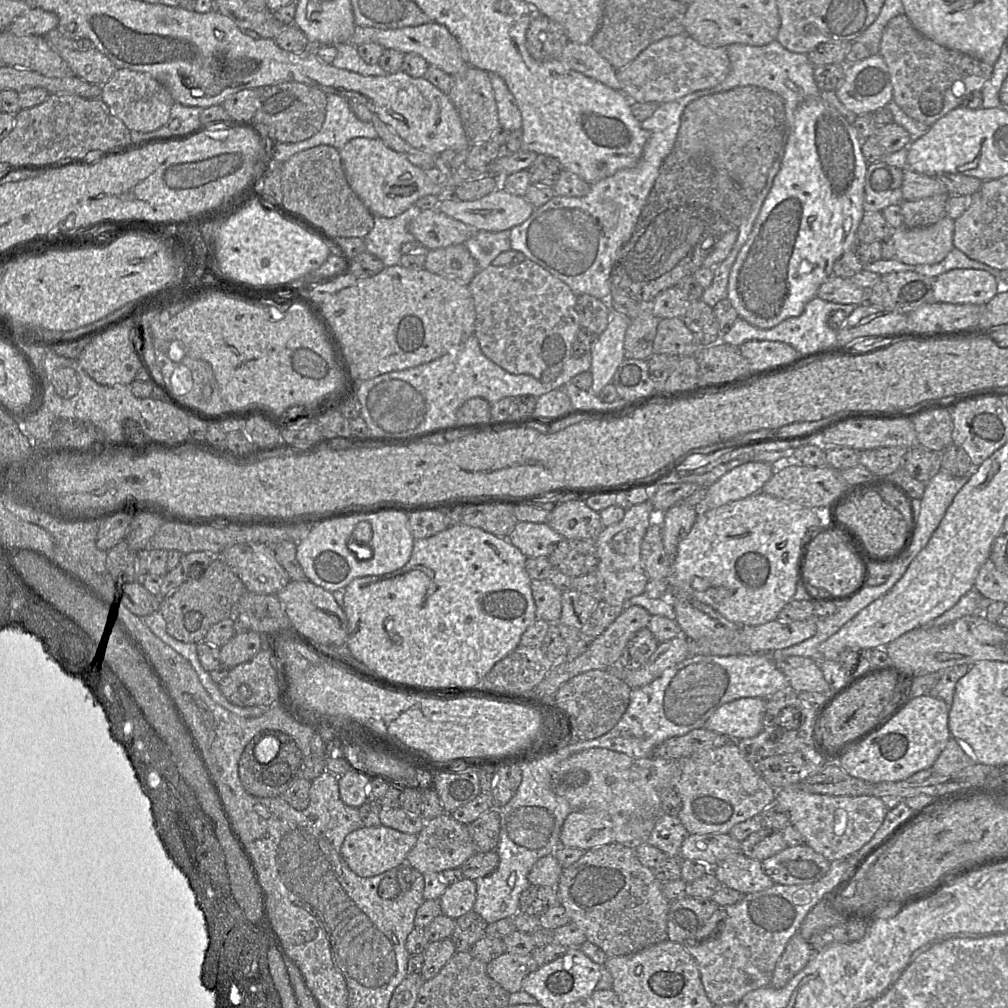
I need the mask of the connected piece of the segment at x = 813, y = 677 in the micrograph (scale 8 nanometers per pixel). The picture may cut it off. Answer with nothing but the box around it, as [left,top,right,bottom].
[776,655,832,695]

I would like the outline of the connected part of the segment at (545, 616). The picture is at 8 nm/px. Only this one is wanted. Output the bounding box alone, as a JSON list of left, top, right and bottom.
[530,579,562,623]

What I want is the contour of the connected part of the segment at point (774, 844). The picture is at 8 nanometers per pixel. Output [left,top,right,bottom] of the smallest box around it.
[741,828,786,861]

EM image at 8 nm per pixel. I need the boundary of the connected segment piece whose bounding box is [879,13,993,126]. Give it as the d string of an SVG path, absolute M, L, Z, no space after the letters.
M905 13L887 22L880 41L879 55L889 69L893 101L907 116L928 126L961 106L971 92L981 90L993 71L993 66L973 56L948 49L924 37L913 27Z

